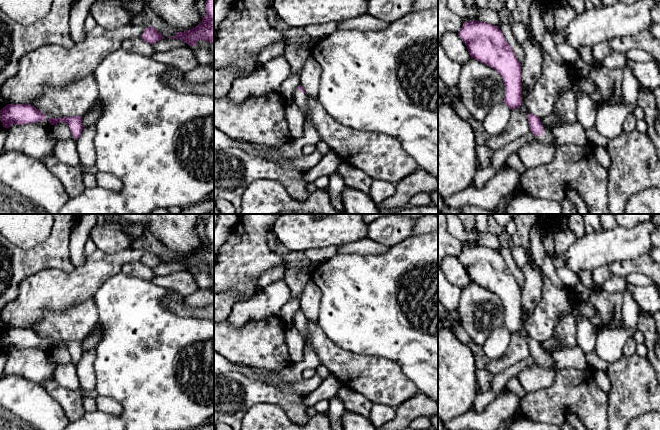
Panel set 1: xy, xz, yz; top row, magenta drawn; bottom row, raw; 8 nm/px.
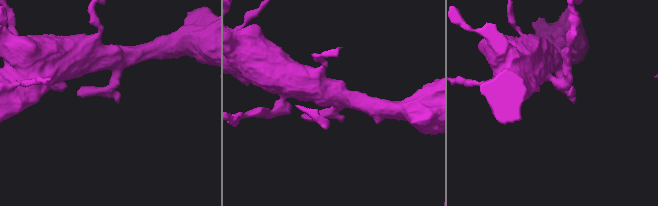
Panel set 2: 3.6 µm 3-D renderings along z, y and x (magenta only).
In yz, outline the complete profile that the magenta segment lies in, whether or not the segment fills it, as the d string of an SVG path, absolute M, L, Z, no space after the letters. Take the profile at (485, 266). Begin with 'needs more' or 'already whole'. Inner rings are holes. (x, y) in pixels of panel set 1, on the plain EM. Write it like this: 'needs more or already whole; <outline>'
already whole; M467 245L458 259L467 270L471 282L501 299L505 310L504 327L511 334L519 332L522 327L522 289L499 251L481 245Z

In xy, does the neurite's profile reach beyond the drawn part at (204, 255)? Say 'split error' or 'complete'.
complete

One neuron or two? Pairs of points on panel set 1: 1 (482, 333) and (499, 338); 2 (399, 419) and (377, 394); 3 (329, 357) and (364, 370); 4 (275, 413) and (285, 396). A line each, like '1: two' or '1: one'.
1: two
2: two
3: one
4: two

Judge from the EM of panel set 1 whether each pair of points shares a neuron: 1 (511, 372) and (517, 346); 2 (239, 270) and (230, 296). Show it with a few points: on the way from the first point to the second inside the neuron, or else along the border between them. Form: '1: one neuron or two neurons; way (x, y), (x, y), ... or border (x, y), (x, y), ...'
1: two neurons; border (530, 355), (494, 375)
2: two neurons; border (224, 291), (237, 291), (240, 299)

